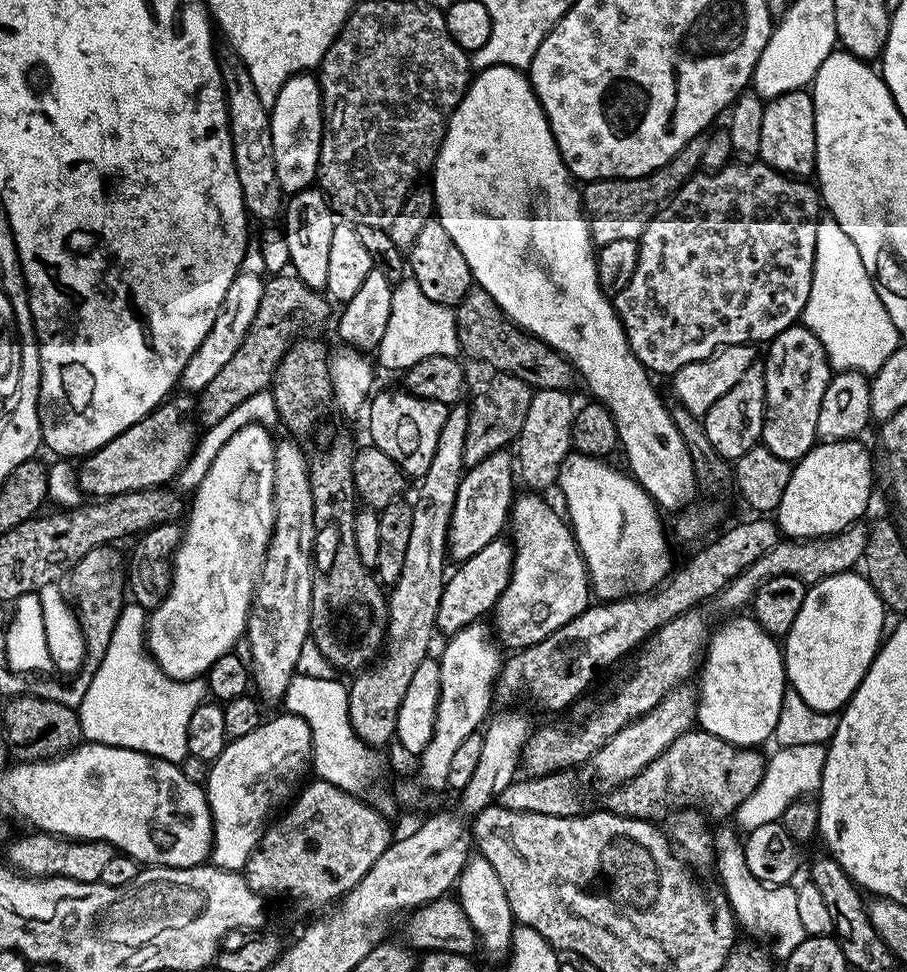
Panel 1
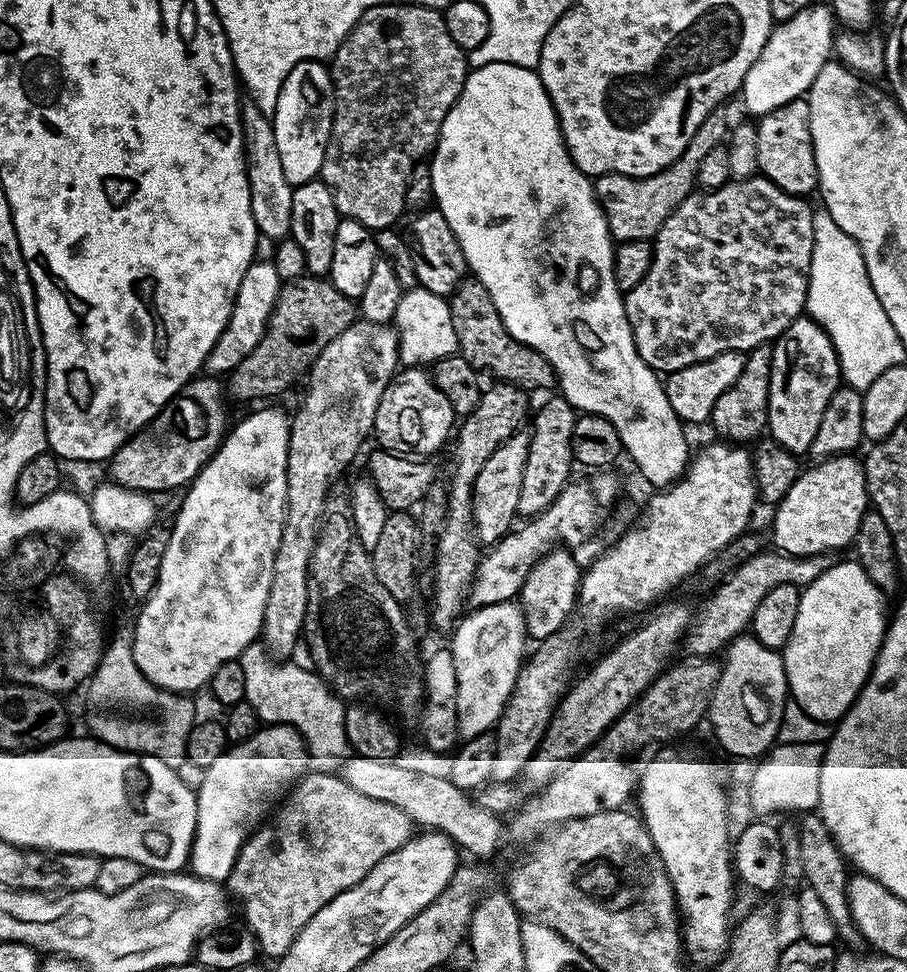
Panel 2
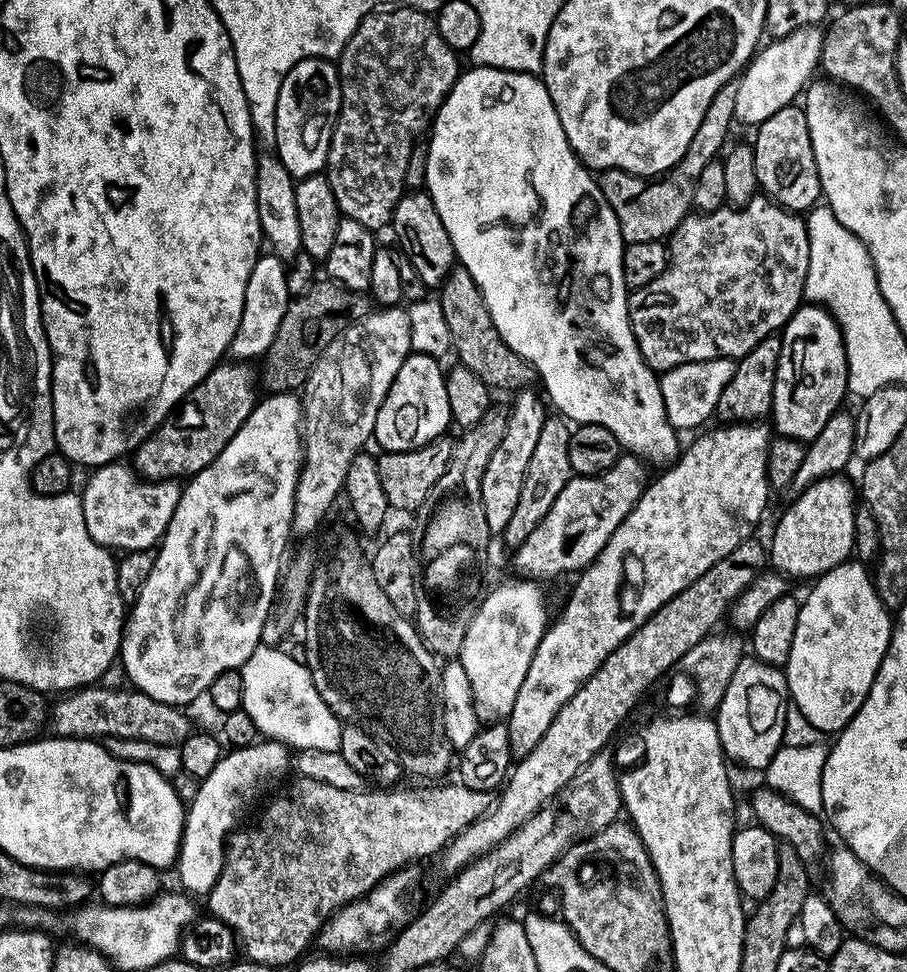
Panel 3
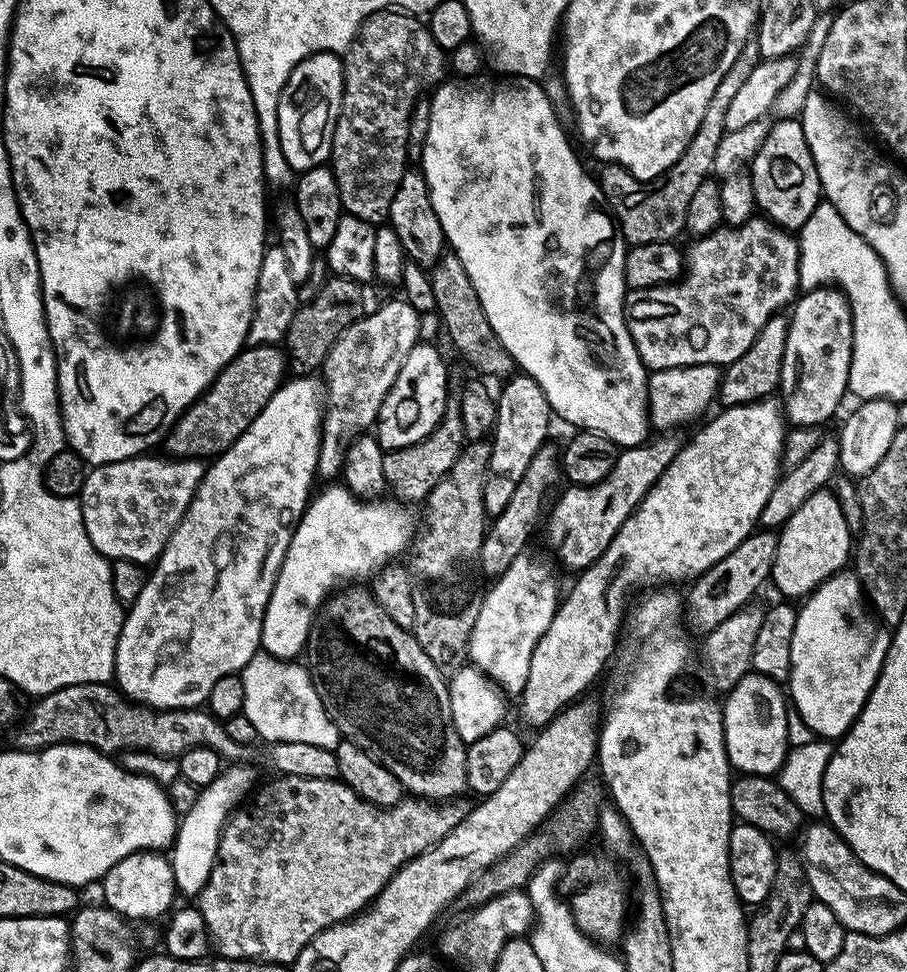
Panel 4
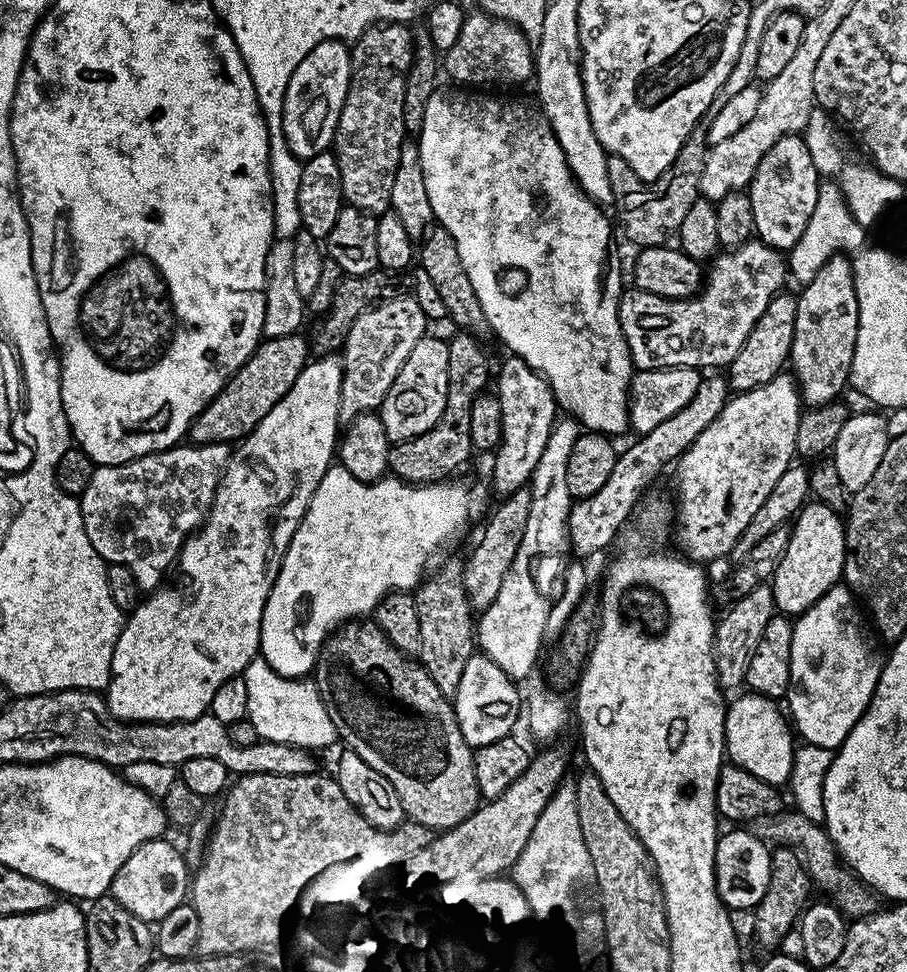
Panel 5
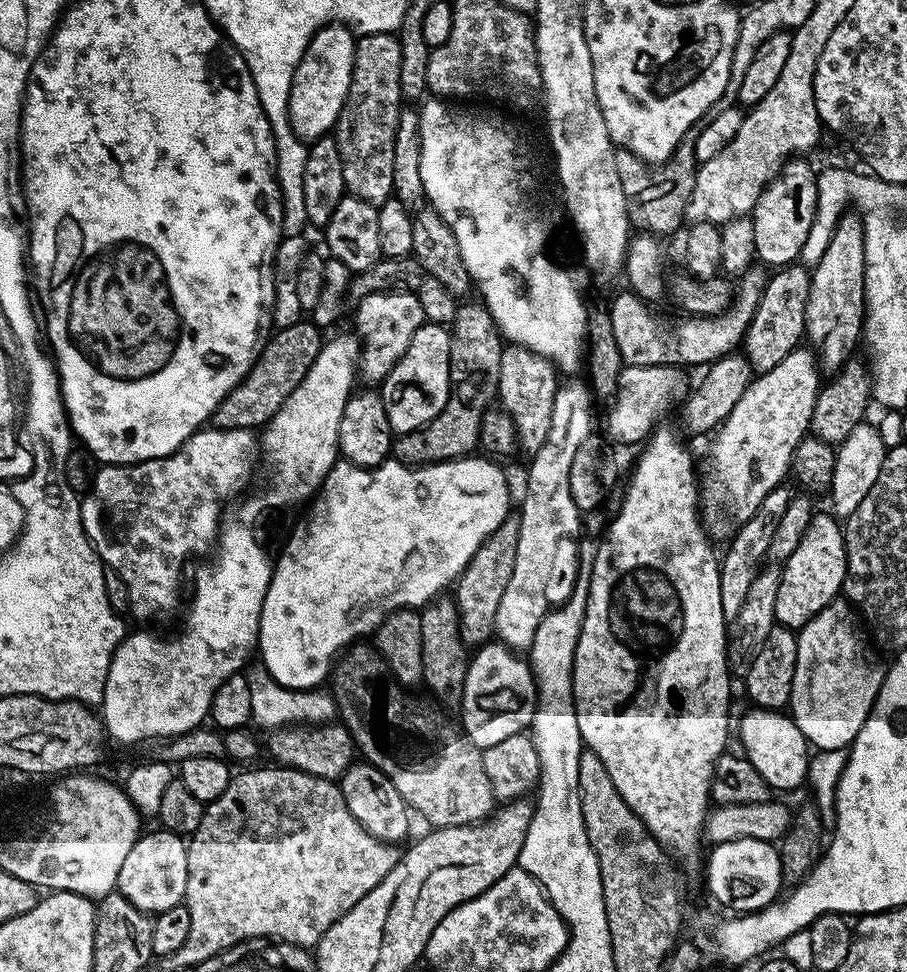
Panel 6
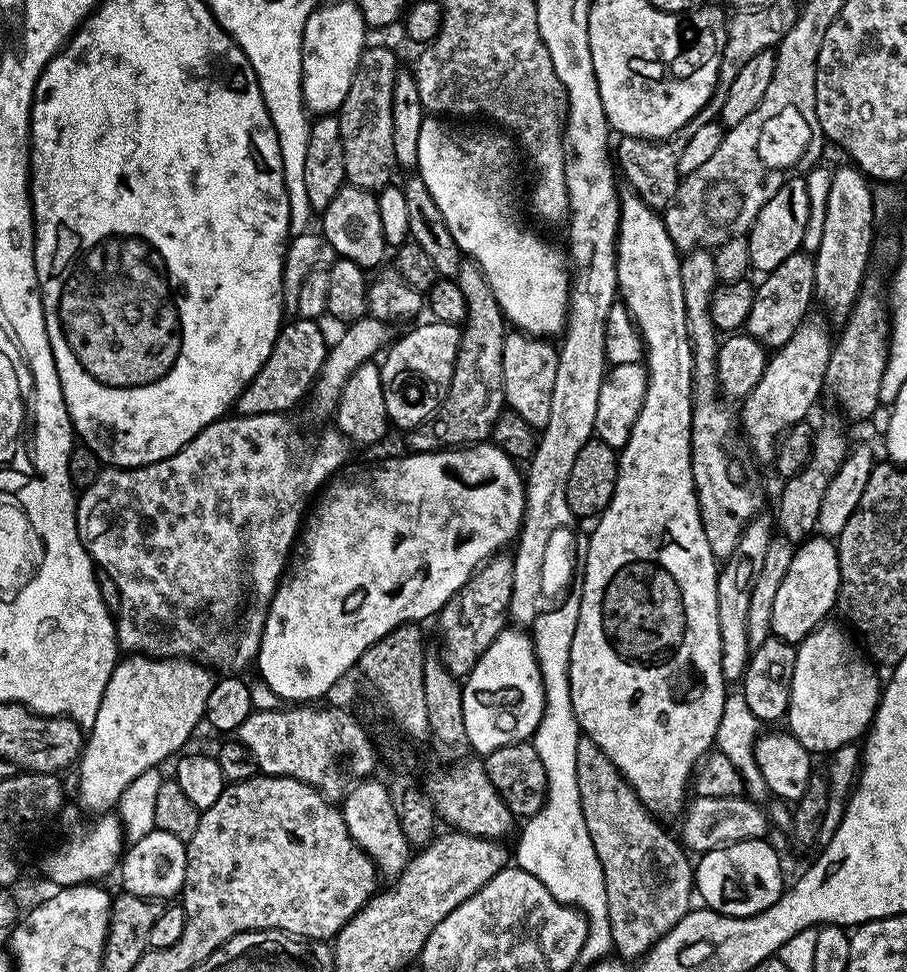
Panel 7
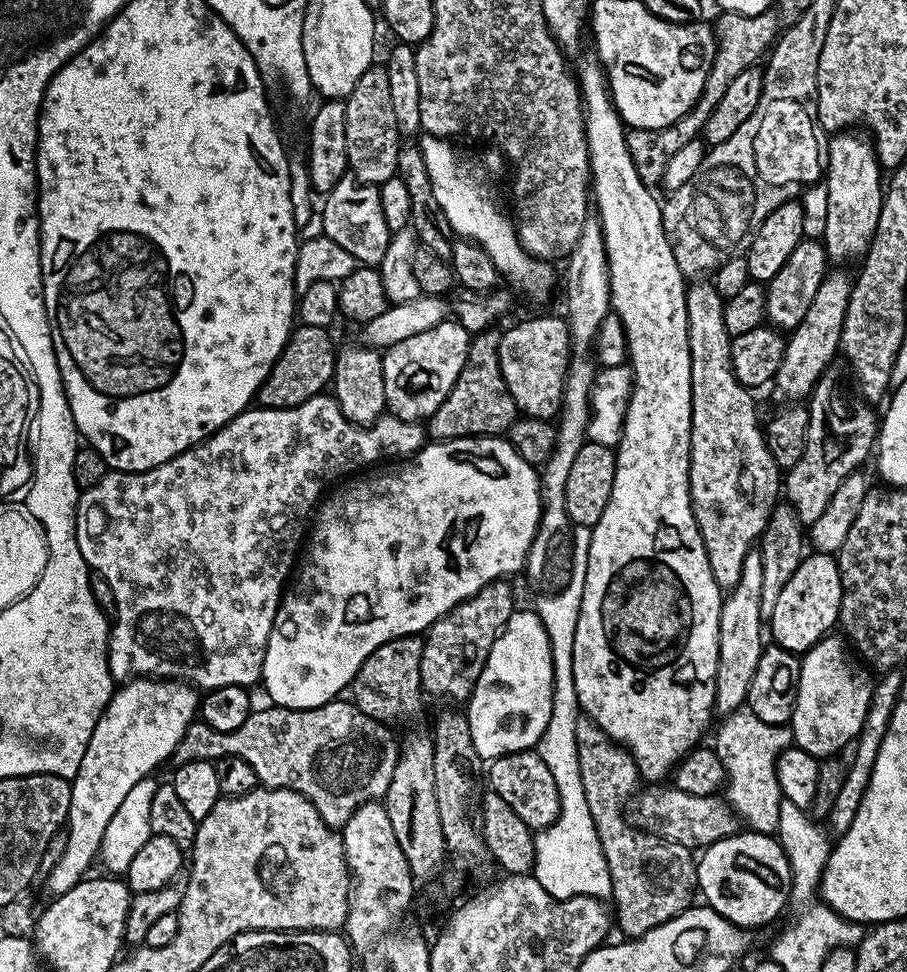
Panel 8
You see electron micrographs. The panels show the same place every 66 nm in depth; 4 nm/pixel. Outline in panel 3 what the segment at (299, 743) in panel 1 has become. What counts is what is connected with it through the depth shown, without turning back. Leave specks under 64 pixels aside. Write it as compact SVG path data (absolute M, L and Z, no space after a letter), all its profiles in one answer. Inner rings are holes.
M264 738L254 746L232 748L221 755L218 766L200 781L198 795L187 805L184 814L180 855L174 868L180 871L179 887L185 893L196 898L207 897L214 882L218 882L218 874L222 874L224 846L241 823L240 815L287 772L290 772L290 748L279 740Z

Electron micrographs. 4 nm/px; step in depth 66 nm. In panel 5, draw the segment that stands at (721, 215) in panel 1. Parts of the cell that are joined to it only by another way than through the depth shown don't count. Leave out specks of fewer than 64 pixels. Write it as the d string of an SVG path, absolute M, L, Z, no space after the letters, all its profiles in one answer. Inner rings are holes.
M759 238L721 251L708 266L706 283L690 300L667 300L639 290L621 291L618 318L637 369L723 369L742 350L754 322L762 318L766 306L785 287L784 279L790 276L785 253Z

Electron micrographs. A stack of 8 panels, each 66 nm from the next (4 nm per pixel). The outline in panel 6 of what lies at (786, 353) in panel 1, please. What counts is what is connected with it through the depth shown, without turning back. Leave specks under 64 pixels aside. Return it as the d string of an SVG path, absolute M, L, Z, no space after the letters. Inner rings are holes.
M845 214L832 231L822 258L818 258L811 269L812 281L806 302L804 335L811 351L818 357L819 367L825 373L839 372L853 355L856 344L858 346L861 343L864 331L865 270L864 221L859 215Z

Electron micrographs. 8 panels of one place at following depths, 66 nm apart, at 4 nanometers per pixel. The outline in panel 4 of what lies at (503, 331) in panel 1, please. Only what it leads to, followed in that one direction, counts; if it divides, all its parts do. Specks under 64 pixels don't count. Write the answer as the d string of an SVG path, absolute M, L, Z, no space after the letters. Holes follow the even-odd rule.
M448 250L440 257L430 270L430 279L434 298L436 299L436 312L448 331L454 347L460 351L460 356L472 368L477 368L479 375L484 378L488 376L500 376L504 378L510 372L510 357L506 346L494 334L486 314L480 308L480 299L474 290L474 286L468 281L466 266L456 257L455 251Z

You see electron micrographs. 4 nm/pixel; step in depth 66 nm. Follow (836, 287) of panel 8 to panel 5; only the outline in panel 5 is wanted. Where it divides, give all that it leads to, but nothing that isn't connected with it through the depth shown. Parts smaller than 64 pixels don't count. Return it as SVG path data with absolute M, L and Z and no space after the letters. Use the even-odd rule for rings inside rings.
M781 374L770 378L762 386L749 392L735 393L727 406L698 434L696 441L675 461L676 504L674 500L674 528L679 551L693 562L716 560L728 556L738 542L742 530L754 518L758 506L766 502L766 494L774 490L774 482L793 463L796 456L794 437L798 435L798 422L802 415L802 401L799 387L791 375Z

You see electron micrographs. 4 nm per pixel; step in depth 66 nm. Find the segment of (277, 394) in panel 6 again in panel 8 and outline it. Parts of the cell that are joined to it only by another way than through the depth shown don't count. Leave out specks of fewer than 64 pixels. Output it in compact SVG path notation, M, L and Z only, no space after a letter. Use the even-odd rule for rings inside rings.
M300 324L299 326L293 327L284 347L284 353L280 355L278 362L274 362L270 374L262 382L258 393L259 407L297 408L302 402L321 395L331 385L332 376L336 373L336 354L338 348L337 345L332 345L332 334L329 329L319 328L318 326Z

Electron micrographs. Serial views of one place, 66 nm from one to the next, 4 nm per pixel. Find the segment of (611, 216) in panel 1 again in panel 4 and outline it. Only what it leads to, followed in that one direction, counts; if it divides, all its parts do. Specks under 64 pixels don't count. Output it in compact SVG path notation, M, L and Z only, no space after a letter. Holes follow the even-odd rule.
M750 39L746 46L734 58L734 66L726 70L722 82L718 82L718 90L714 90L714 98L710 98L710 106L706 106L706 114L702 114L702 122L690 138L686 150L664 171L658 183L636 180L621 164L604 164L601 167L598 183L607 207L614 213L618 221L619 231L629 245L649 244L655 240L665 242L673 239L676 231L681 231L682 221L686 214L686 206L690 206L690 198L694 198L694 190L702 186L702 182L713 175L714 154L718 154L718 142L724 137L726 126L726 110L734 99L734 94L742 87L742 82L750 77L754 68L761 62L760 51L756 39Z

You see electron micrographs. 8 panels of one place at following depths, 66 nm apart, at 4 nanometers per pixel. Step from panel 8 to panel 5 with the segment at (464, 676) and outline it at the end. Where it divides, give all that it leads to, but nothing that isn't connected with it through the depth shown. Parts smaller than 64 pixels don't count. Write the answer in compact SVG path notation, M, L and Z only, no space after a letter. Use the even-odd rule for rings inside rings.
M527 487L511 492L499 501L500 505L493 510L492 517L490 512L487 519L483 521L484 533L481 534L480 541L473 546L472 553L464 560L464 585L473 609L488 608L498 596L506 572L514 561L518 546L521 545L522 534L525 533L526 522L529 520L531 498L531 491Z

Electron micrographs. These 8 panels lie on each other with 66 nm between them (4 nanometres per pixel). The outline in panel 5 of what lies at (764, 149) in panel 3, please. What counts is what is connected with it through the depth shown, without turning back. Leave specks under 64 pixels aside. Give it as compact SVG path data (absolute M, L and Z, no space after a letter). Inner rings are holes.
M803 135L778 138L762 162L758 162L752 183L746 189L754 210L755 235L772 248L791 250L798 238L802 238L802 230L806 230L806 222L810 222L810 214L814 214L821 183L822 177L814 166L814 158L810 158Z

